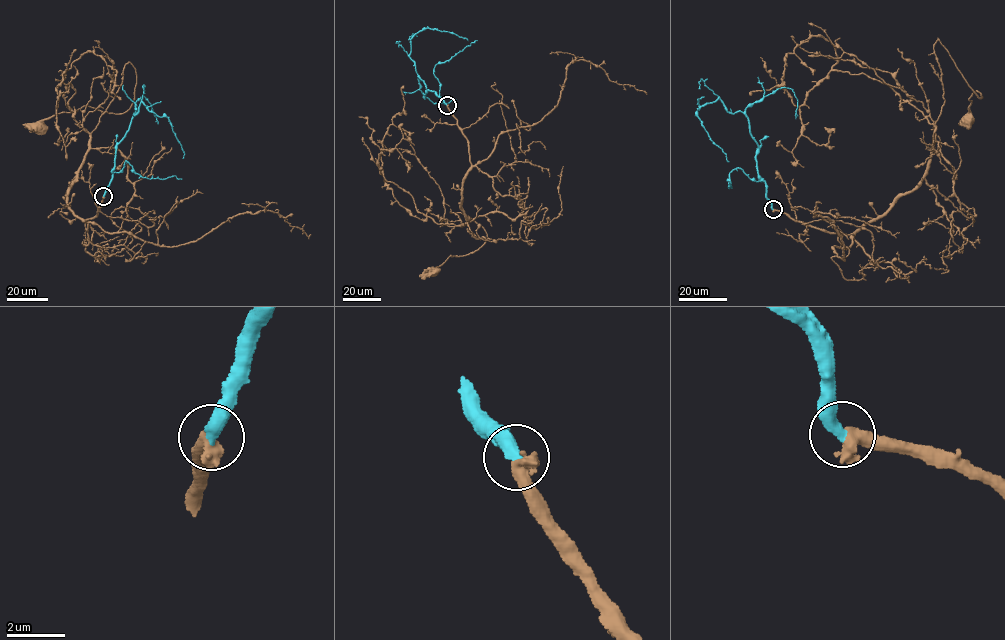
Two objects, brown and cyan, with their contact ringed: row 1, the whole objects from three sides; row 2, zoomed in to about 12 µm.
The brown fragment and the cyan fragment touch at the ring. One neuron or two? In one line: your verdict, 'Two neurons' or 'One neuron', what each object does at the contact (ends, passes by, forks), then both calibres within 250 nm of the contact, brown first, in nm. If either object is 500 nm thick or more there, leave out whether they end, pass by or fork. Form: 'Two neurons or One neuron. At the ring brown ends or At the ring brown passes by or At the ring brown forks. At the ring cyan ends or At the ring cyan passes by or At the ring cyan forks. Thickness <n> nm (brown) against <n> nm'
One neuron. Thickness 550 nm (brown) against 440 nm

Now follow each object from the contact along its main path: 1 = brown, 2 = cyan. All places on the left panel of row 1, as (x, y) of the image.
1: (103, 196), (84, 220), (66, 206), (90, 134), (134, 67), (123, 113), (83, 106), (38, 127)
2: (103, 196), (112, 177), (116, 145), (129, 129), (141, 102), (148, 110), (167, 117), (184, 153), (183, 158)

